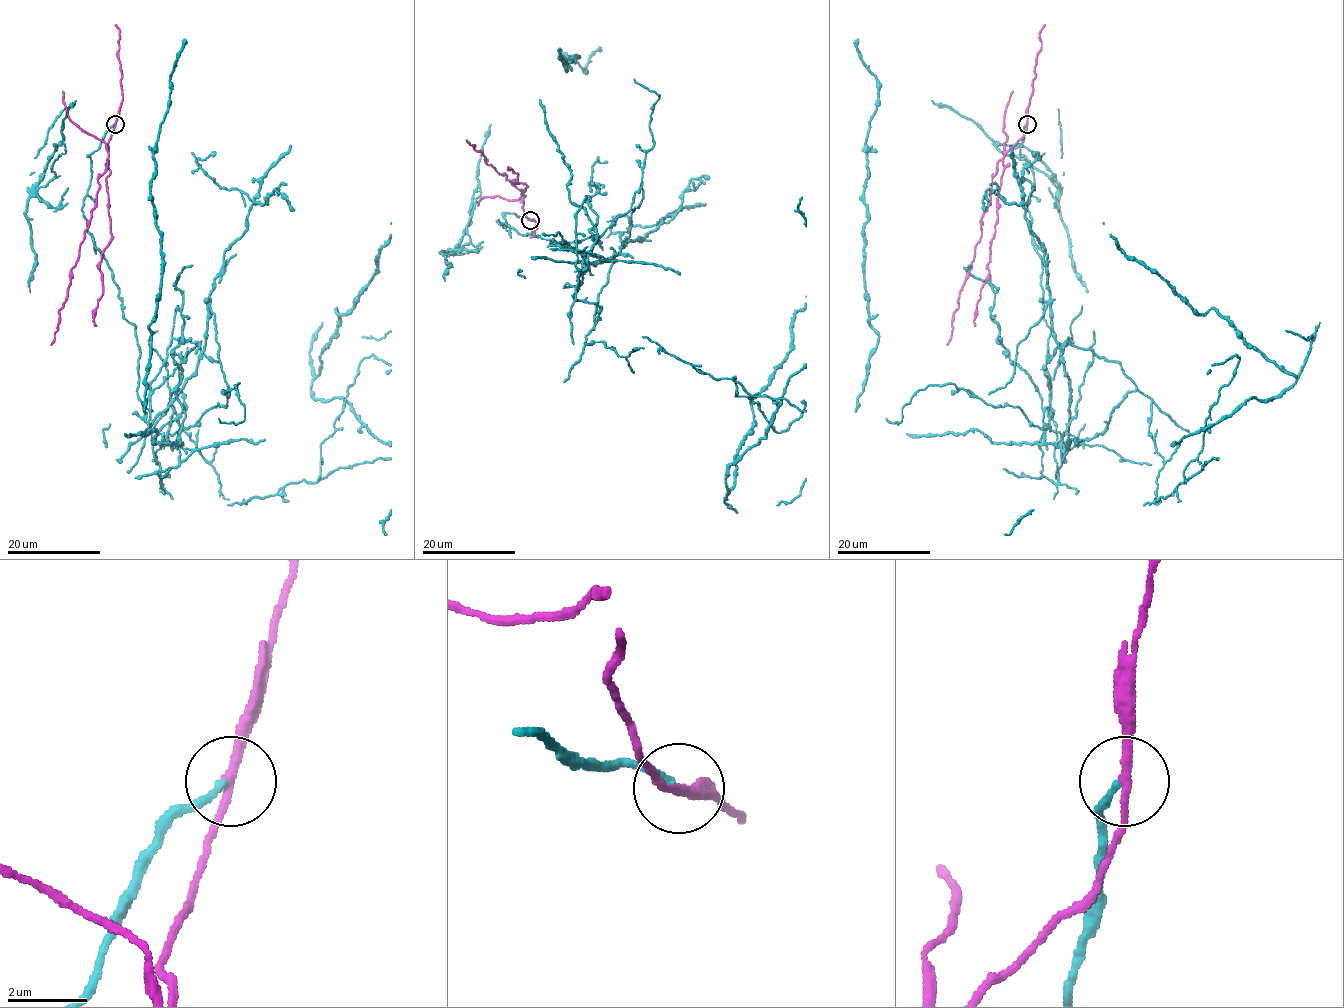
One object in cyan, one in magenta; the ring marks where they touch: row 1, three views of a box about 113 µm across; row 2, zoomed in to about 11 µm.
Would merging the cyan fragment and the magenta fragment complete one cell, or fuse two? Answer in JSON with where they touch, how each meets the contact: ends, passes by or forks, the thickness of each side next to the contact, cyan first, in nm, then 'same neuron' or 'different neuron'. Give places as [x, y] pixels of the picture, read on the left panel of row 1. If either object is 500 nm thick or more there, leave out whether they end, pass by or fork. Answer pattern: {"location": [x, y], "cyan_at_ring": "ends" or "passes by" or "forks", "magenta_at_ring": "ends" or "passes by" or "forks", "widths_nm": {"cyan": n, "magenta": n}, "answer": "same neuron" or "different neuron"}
{"location": [115, 124], "cyan_at_ring": "ends", "magenta_at_ring": "passes by", "widths_nm": {"cyan": 160, "magenta": 200}, "answer": "different neuron"}

